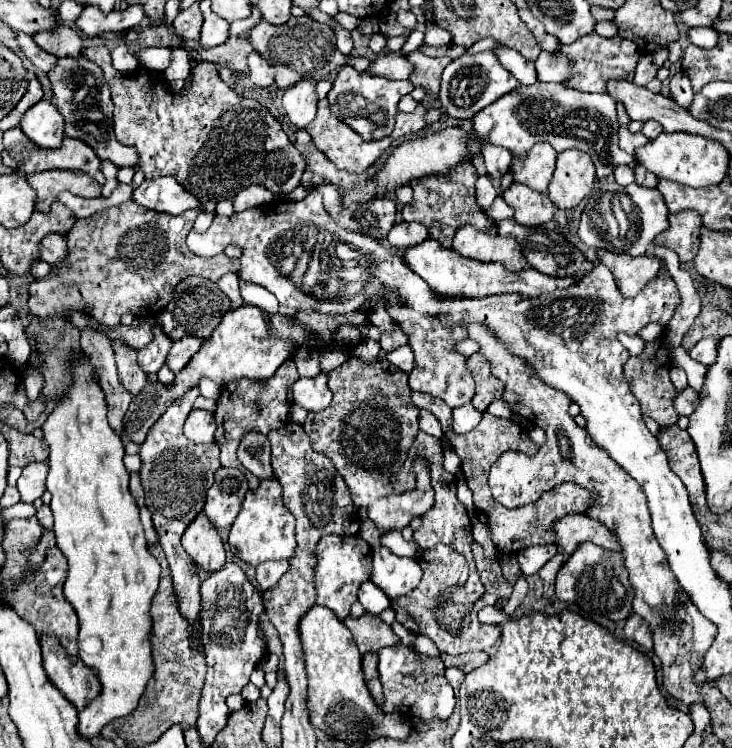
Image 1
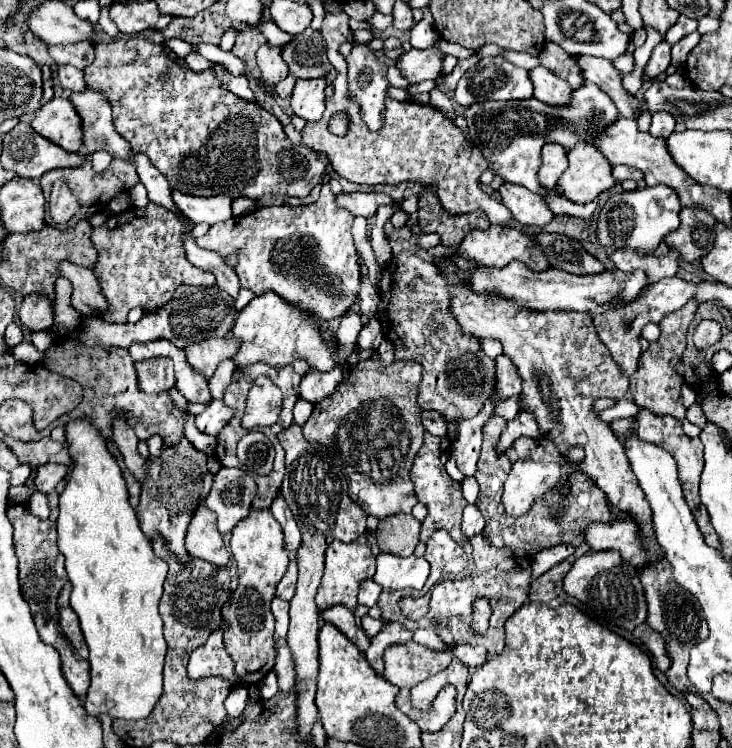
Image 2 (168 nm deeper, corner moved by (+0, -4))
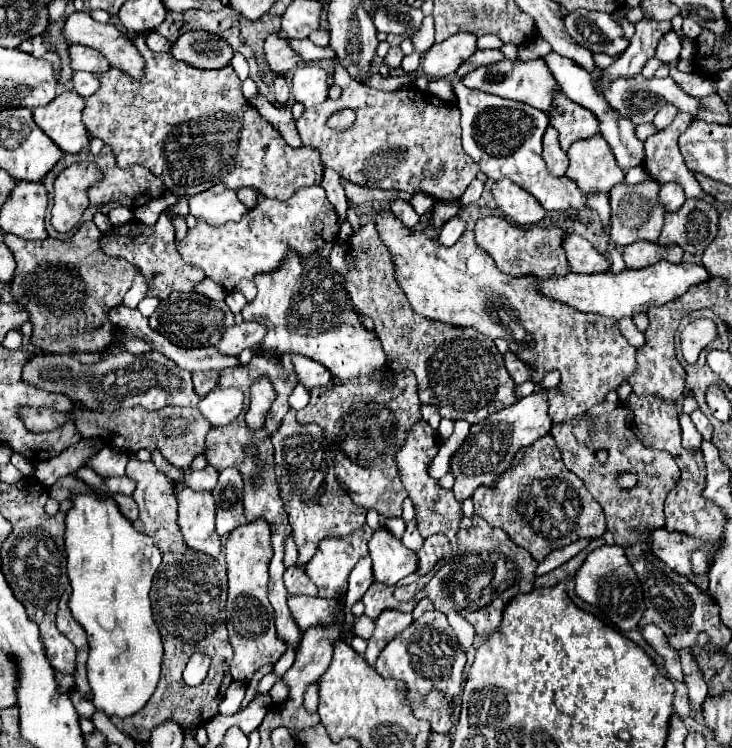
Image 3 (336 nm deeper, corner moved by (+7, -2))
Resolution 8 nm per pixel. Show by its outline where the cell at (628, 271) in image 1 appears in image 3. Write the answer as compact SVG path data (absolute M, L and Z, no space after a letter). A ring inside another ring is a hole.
M642 240L642 242L626 246L624 252L622 252L622 258L626 262L626 268L634 270L634 268L652 266L652 264L656 264L660 260L680 264L682 254L684 254L684 250L680 250L680 246L660 246L660 244Z

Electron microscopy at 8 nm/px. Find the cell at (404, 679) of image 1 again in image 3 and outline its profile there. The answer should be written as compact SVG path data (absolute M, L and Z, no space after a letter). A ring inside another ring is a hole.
M434 610L424 614L418 622L412 622L402 634L398 634L380 654L376 662L376 672L382 678L394 678L402 680L406 684L406 704L412 708L412 714L420 720L428 720L434 732L450 732L454 726L454 720L450 714L442 714L438 710L428 710L420 704L422 696L428 688L442 688L452 694L452 698L460 692L460 680L462 680L462 668L466 664L466 654L460 650L456 642L456 634L448 626L446 614Z

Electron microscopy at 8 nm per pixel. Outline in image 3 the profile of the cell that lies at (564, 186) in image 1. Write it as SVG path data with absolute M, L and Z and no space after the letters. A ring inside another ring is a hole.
M600 136L574 142L568 150L568 158L570 166L566 176L576 182L584 196L610 192L612 186L624 180L624 172L616 166L612 150L608 150L608 144Z

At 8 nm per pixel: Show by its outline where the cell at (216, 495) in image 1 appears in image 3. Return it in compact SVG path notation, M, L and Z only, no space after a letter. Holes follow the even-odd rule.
M236 468L222 470L218 484L212 490L212 496L216 500L216 532L220 536L230 534L230 530L246 522L242 508L242 494L244 494L244 482L240 478L240 472Z

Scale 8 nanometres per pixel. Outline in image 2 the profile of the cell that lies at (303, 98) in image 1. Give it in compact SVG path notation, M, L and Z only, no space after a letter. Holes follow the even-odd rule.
M325 78L313 80L297 80L291 94L291 108L303 120L313 122L319 120L325 110Z

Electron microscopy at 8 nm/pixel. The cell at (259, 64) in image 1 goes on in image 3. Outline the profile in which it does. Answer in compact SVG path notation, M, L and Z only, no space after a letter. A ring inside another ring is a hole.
M272 34L272 36L266 38L266 42L264 42L264 58L266 58L270 70L276 72L276 74L286 74L286 72L294 70L302 62L302 58L298 54L294 54L288 48L286 40L280 38L278 34Z

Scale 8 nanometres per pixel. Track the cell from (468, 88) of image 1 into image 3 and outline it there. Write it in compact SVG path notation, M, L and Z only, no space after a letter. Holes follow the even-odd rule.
M500 60L488 66L480 66L474 72L466 74L462 78L462 84L468 88L482 90L486 94L494 94L500 98L510 98L518 100L524 104L530 104L534 108L540 108L548 112L550 102L552 102L552 92L556 90L556 82L552 74L548 74L548 68L544 66L542 60L532 60L532 62L520 62L520 60Z

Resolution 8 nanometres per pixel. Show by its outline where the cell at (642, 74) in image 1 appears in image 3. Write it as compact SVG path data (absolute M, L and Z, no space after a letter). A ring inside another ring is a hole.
M668 32L664 38L660 38L658 48L656 48L656 58L662 60L664 64L670 64L678 58L680 54L680 40L676 36L676 32Z

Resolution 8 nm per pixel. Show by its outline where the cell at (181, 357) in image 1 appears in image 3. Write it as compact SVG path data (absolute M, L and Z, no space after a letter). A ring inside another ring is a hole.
M242 322L228 328L214 348L220 350L220 354L240 354L244 348L260 344L260 338L264 338L264 326L258 322Z

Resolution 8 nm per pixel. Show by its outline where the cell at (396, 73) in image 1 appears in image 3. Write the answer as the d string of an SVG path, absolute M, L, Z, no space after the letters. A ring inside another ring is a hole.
M454 34L448 40L434 44L420 60L420 70L428 78L446 78L458 70L458 66L468 60L476 50L476 36Z

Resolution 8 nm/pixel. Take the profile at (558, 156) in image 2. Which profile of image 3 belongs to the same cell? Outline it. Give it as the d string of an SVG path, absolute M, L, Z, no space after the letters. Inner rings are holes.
M548 126L546 134L544 134L544 150L542 150L542 158L548 166L548 172L554 176L564 176L566 168L568 168L568 156L564 152L562 156L562 148L558 144L558 134L552 126Z

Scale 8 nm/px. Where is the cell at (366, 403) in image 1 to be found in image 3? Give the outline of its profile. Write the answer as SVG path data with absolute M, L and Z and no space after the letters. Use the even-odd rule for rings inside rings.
M388 370L388 374L392 378L390 388L384 388L382 380L376 376L356 376L348 382L332 378L328 386L310 390L310 404L298 412L300 424L318 424L324 430L324 436L334 448L336 476L352 502L366 510L376 510L384 518L402 514L402 502L408 494L398 476L396 452L404 444L410 428L422 420L416 376L412 370ZM360 418L364 420L362 432L354 426Z

